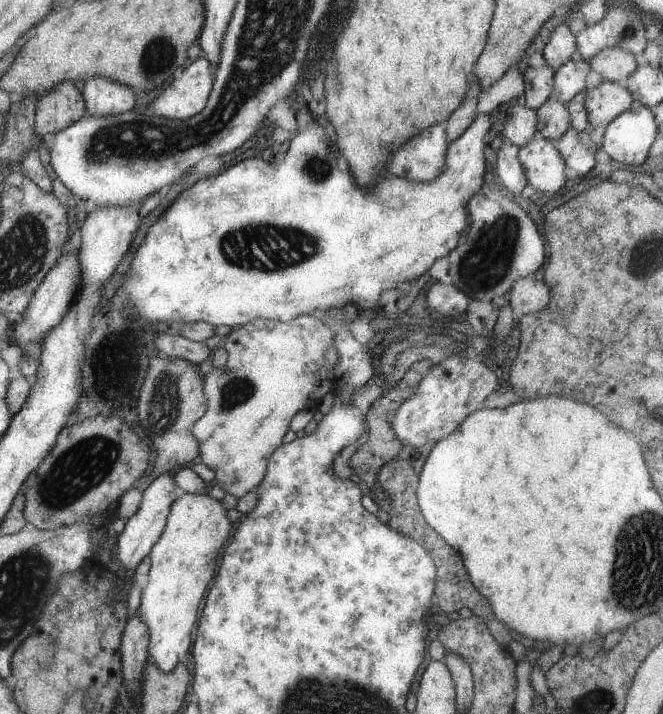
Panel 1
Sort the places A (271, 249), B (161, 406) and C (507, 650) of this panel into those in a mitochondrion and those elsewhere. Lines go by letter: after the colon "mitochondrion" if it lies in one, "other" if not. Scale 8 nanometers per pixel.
A: mitochondrion
B: mitochondrion
C: other

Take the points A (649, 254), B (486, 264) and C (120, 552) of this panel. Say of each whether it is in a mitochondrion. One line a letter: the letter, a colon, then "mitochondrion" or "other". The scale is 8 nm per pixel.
A: mitochondrion
B: mitochondrion
C: other

